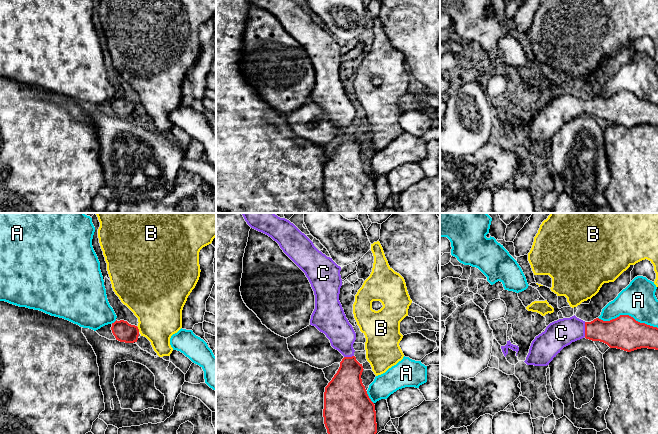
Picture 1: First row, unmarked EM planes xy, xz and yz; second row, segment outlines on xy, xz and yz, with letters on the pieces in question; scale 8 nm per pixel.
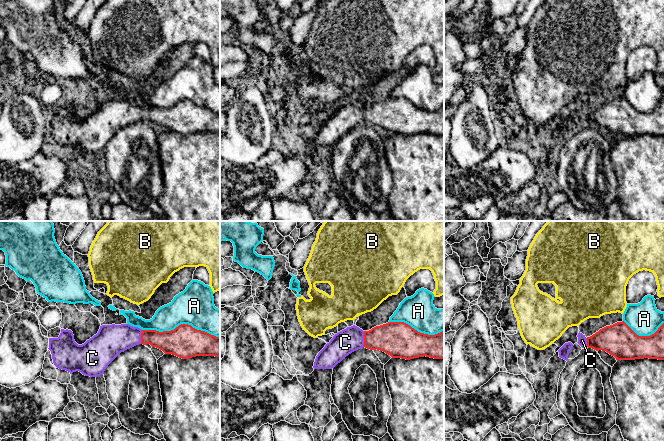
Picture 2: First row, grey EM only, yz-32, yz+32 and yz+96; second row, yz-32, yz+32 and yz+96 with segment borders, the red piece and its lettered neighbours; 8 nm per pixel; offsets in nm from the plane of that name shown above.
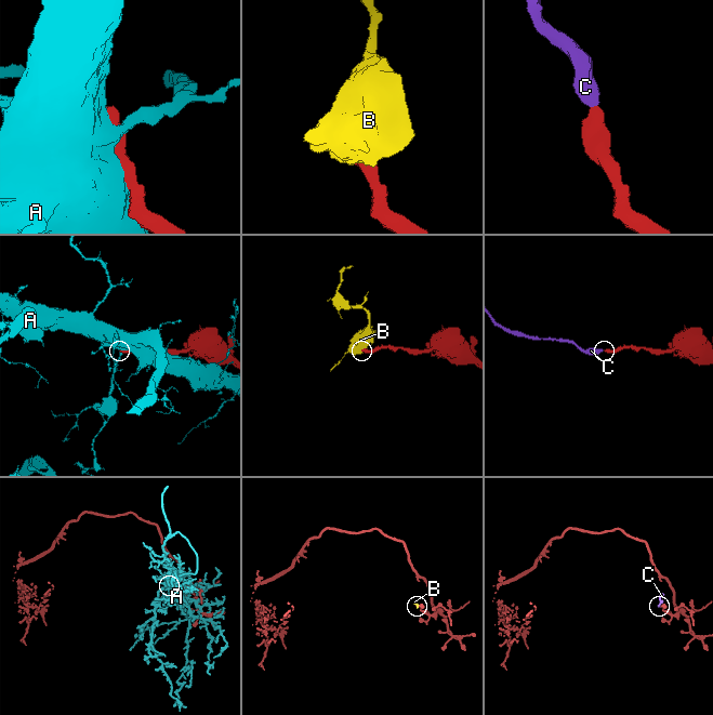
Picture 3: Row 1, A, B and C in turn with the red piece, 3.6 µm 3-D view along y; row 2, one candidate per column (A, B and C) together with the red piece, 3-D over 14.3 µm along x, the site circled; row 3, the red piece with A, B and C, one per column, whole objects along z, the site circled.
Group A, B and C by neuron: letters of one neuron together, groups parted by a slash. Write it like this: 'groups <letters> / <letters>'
groups A / B / C

